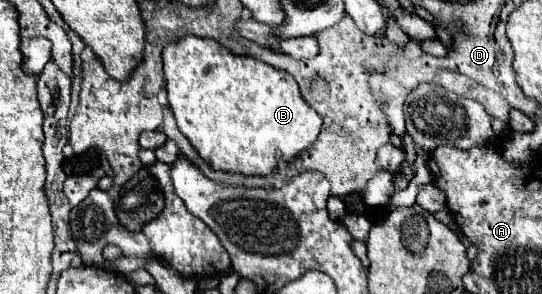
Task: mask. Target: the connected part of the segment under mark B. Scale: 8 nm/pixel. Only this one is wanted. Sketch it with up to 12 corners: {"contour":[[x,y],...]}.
{"contour":[[198,37],[162,59],[214,171],[266,177],[316,143],[292,75]]}

